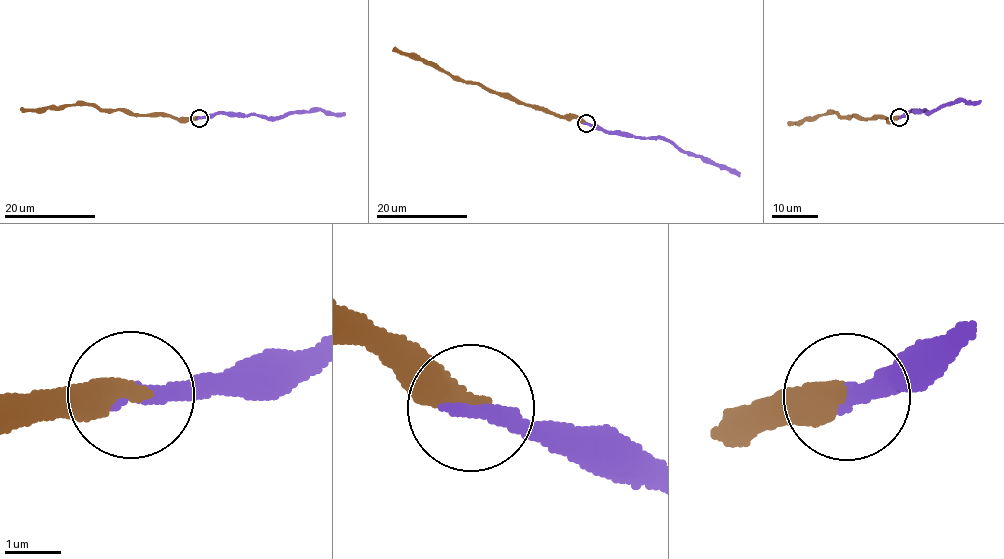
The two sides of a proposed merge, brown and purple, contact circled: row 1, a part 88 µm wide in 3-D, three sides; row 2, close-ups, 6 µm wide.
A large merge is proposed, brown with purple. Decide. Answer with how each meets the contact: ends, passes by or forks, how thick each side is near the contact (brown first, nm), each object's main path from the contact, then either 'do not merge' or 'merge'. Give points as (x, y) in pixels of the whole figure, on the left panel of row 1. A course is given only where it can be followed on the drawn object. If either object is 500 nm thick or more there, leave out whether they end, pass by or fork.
brown ends | purple ends | 480/340 nm | brown via (199, 117), (136, 115), (91, 105), (71, 104), (22, 112) | purple via (199, 117), (221, 113), (280, 118), (316, 110), (344, 112) | merge

